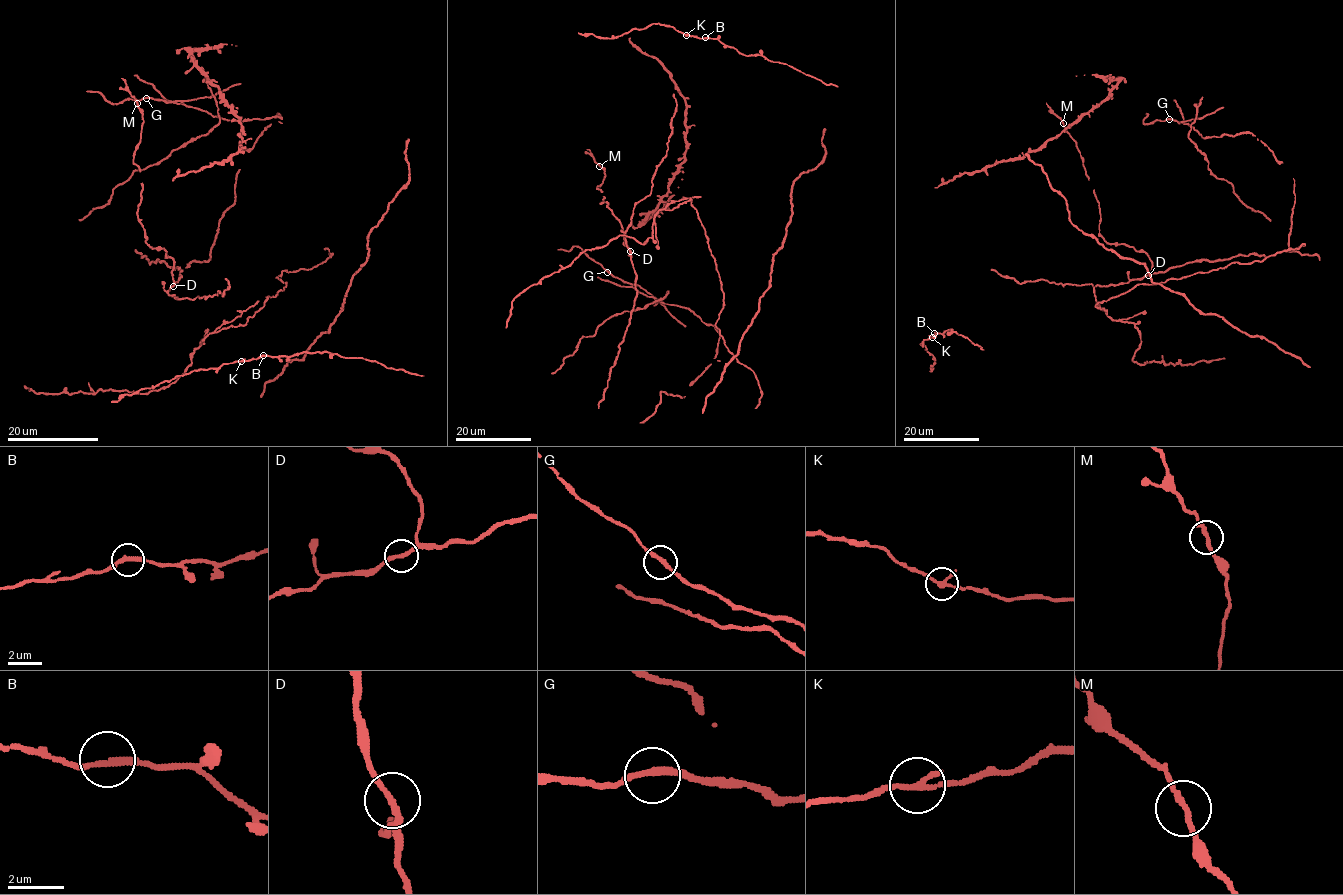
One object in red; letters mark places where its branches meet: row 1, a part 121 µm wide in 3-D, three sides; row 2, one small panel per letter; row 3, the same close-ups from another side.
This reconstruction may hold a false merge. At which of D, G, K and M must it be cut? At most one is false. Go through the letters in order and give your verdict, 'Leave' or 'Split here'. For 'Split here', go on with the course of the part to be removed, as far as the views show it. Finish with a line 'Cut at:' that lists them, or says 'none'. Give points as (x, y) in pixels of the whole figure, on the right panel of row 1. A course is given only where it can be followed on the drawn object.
D: Leave
G: Leave
K: Leave
M: Leave
Cut at: none

